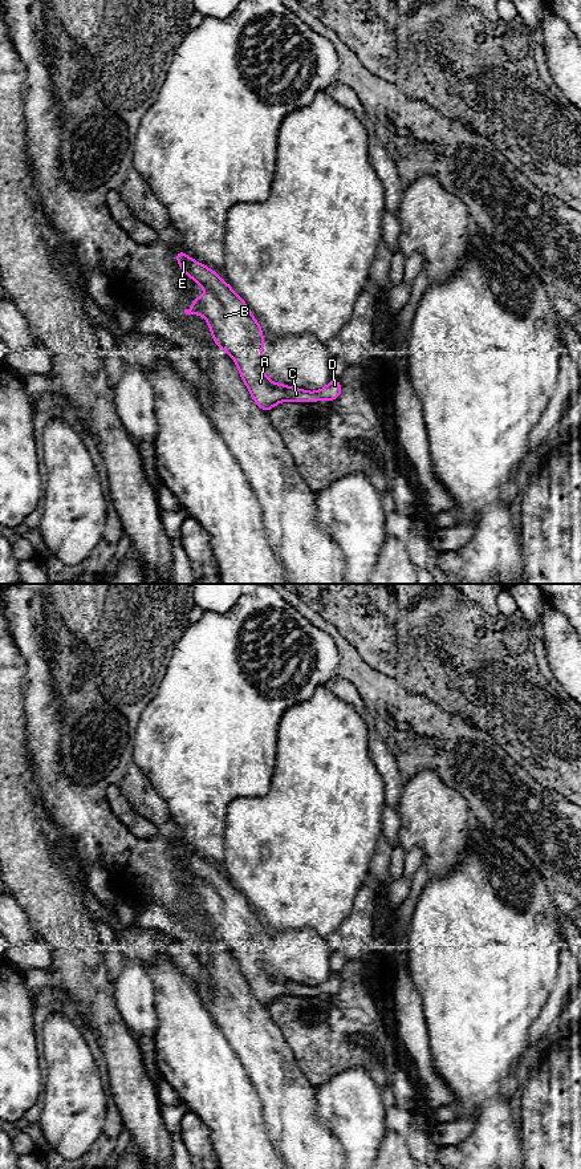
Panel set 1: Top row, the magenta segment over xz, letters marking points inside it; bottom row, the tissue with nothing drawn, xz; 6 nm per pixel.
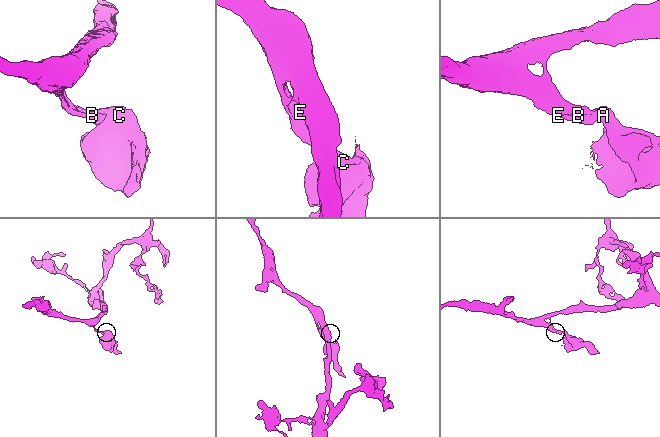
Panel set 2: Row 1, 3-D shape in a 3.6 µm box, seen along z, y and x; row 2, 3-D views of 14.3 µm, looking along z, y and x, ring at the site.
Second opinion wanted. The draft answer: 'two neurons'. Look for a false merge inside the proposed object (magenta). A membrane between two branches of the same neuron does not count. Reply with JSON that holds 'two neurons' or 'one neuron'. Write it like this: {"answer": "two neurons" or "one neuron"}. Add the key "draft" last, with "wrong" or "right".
{"answer": "one neuron", "draft": "wrong"}

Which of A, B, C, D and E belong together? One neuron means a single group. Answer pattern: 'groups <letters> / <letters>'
groups A B C D E

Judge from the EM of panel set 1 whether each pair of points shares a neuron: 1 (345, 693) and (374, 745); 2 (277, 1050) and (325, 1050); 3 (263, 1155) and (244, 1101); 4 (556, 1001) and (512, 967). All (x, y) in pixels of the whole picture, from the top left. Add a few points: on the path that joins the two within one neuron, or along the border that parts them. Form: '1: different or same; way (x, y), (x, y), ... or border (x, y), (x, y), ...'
1: same; way (358, 705), (374, 731)
2: different; border (275, 1023), (305, 1078)
3: same; way (250, 1141), (244, 1136), (244, 1115)
4: different; border (557, 965), (555, 985), (539, 1015), (532, 1022)

